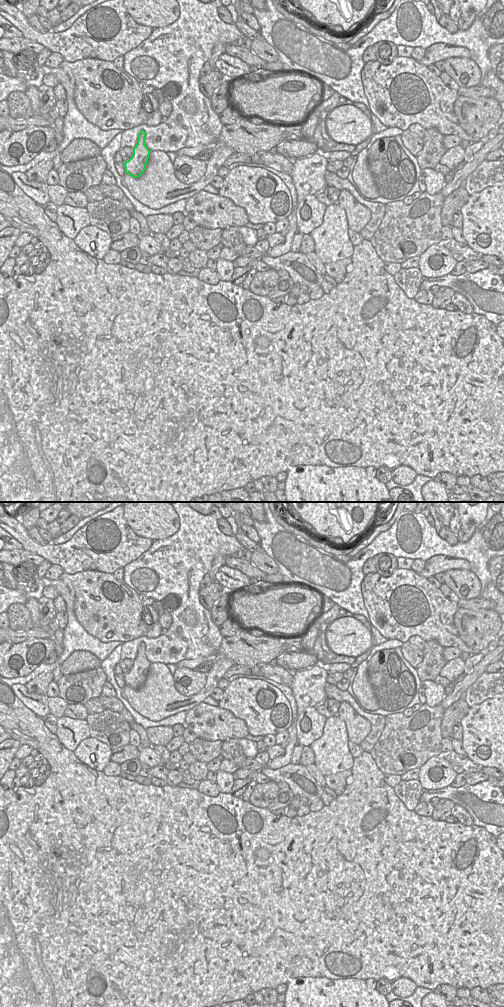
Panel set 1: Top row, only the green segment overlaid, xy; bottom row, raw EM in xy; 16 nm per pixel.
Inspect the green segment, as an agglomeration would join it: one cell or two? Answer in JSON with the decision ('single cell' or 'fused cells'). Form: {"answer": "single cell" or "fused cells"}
{"answer": "single cell"}

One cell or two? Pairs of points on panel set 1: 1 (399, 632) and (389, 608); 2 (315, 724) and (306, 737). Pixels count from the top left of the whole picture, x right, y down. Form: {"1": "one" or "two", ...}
{"1": "one", "2": "one"}

